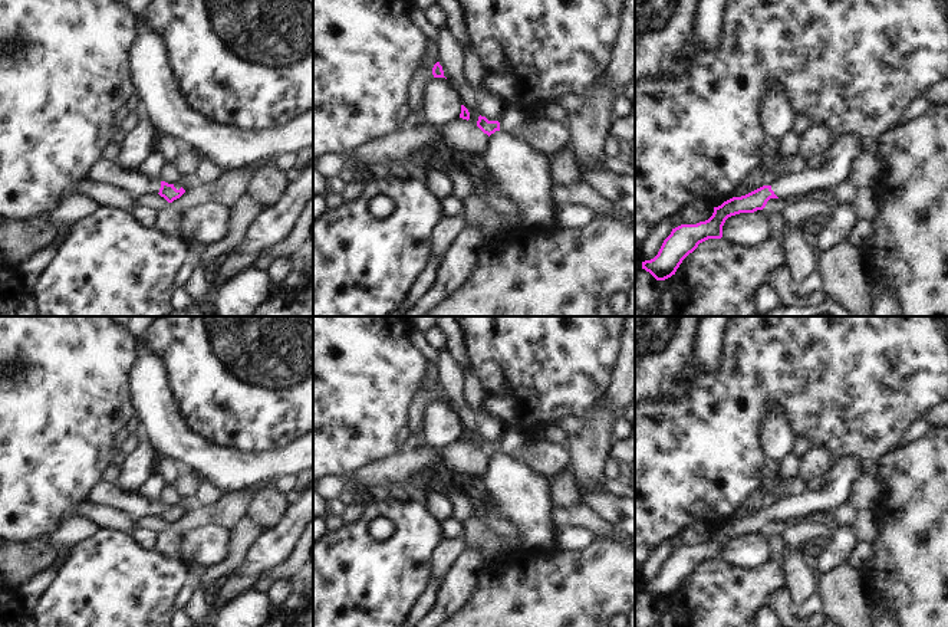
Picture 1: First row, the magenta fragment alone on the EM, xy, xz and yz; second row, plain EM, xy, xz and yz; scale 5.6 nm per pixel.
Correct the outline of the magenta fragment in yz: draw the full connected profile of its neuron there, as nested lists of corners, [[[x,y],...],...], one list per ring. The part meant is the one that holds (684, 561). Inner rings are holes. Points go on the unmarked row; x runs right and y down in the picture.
[[[855,456],[839,459],[823,477],[819,492],[803,492],[801,495],[786,495],[774,502],[771,508],[763,508],[745,518],[733,519],[721,528],[714,529],[712,538],[697,546],[681,546],[672,551],[664,562],[658,577],[642,584],[642,591],[656,603],[665,603],[675,597],[682,582],[692,575],[700,565],[708,561],[721,561],[722,548],[731,538],[763,532],[770,521],[803,521],[816,513],[835,512],[846,503],[856,482],[863,475],[862,467],[873,464]]]

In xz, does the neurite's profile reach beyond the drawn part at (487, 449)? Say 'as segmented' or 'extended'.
extended

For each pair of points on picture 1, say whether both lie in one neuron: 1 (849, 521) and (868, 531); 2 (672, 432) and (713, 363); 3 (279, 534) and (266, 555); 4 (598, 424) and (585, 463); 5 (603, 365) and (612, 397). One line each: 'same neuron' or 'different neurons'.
1: same neuron
2: different neurons
3: same neuron
4: same neuron
5: different neurons

